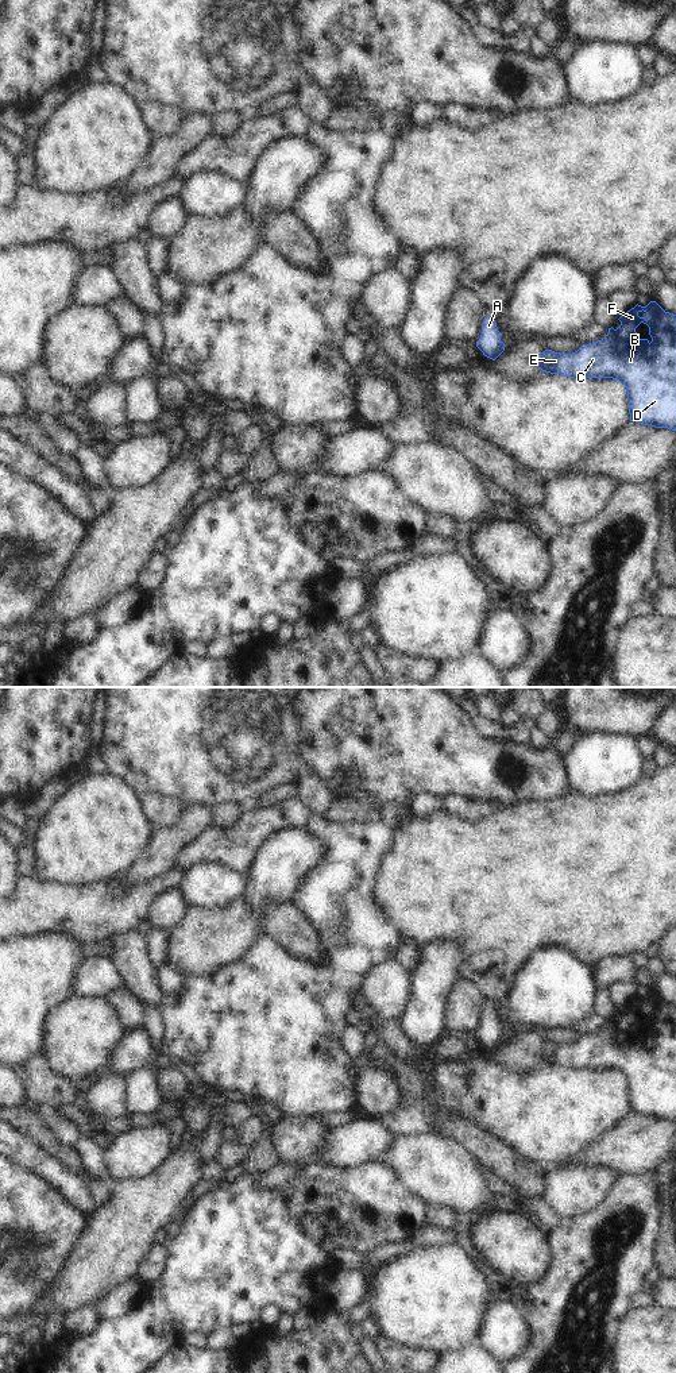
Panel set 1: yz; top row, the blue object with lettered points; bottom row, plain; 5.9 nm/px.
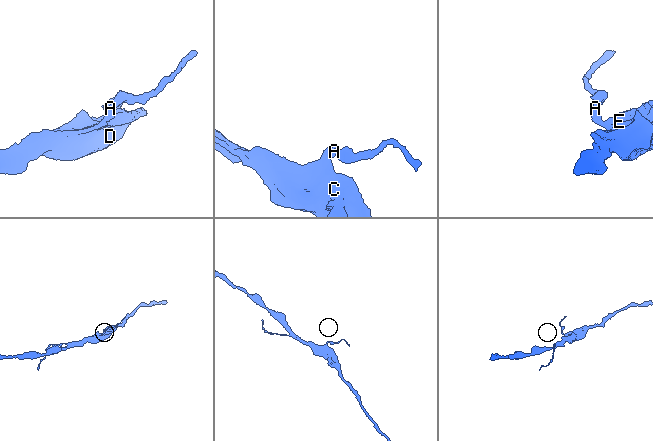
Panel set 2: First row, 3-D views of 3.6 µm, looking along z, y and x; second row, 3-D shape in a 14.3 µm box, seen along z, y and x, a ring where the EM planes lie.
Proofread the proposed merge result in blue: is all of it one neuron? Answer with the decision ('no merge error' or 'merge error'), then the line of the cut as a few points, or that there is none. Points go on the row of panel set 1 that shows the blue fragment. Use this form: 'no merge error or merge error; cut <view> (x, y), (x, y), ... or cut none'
no merge error; cut none

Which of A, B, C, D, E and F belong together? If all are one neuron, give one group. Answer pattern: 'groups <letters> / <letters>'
groups A B C D E F

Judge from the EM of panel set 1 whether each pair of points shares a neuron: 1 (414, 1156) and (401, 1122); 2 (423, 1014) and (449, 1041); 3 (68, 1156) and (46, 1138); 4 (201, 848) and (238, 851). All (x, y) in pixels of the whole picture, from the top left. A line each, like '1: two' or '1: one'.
1: two
2: two
3: one
4: one

